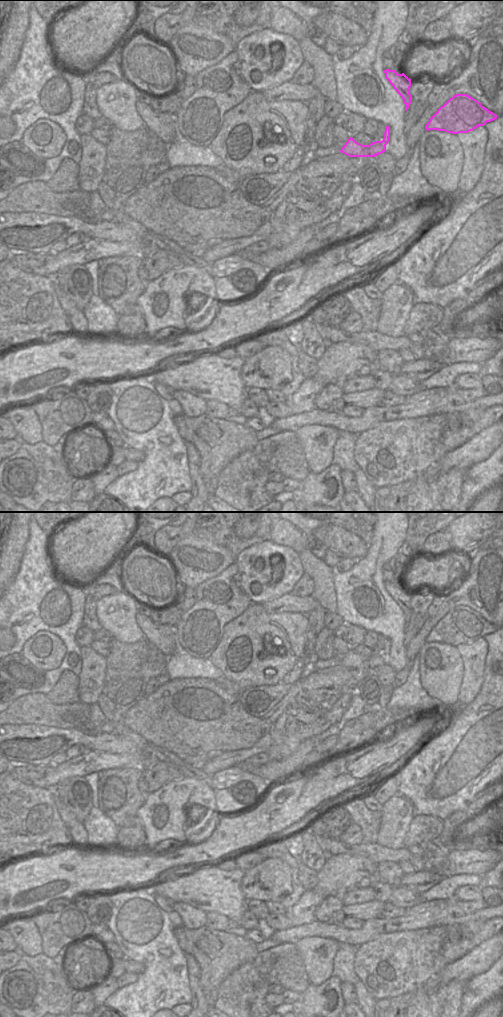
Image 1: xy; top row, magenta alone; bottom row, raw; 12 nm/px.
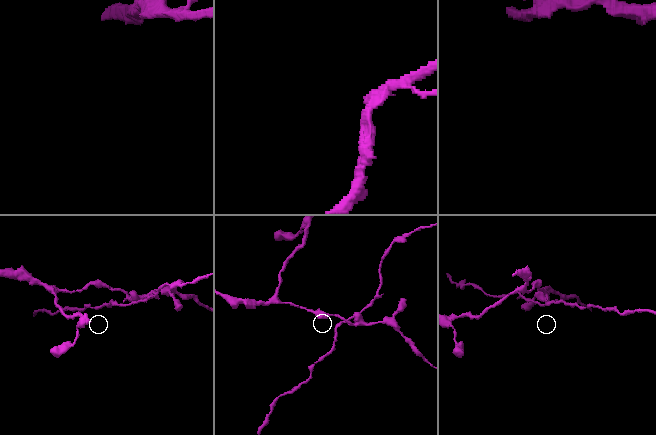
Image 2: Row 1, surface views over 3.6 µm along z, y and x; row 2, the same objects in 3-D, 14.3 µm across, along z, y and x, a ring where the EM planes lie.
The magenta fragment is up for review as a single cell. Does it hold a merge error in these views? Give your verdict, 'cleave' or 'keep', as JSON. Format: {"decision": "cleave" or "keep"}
{"decision": "cleave"}

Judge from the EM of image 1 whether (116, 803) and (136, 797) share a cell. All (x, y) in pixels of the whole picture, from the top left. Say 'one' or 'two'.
one

